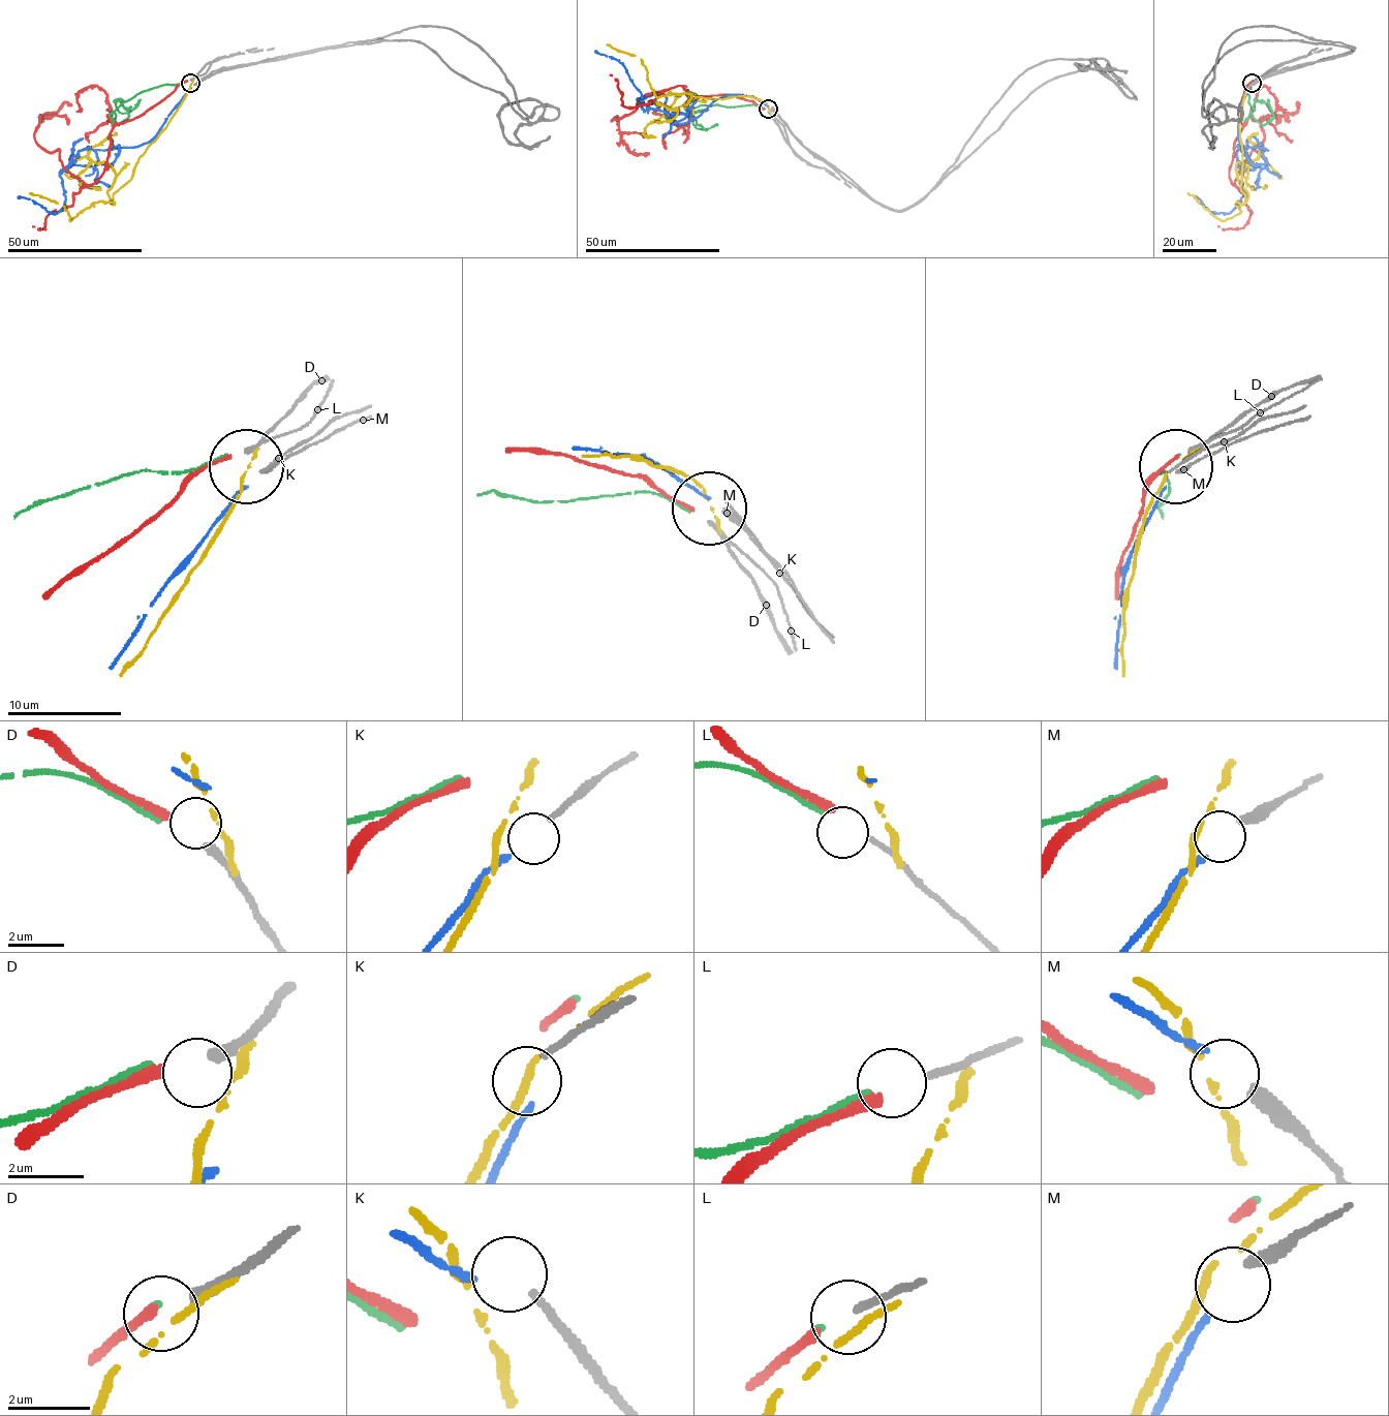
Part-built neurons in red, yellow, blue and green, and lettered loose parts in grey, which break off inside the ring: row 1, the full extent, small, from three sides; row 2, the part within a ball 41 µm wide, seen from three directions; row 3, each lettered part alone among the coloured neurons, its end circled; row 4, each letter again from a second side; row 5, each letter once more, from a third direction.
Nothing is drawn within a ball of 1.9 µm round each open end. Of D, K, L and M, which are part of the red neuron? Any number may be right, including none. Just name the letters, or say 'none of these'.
D

